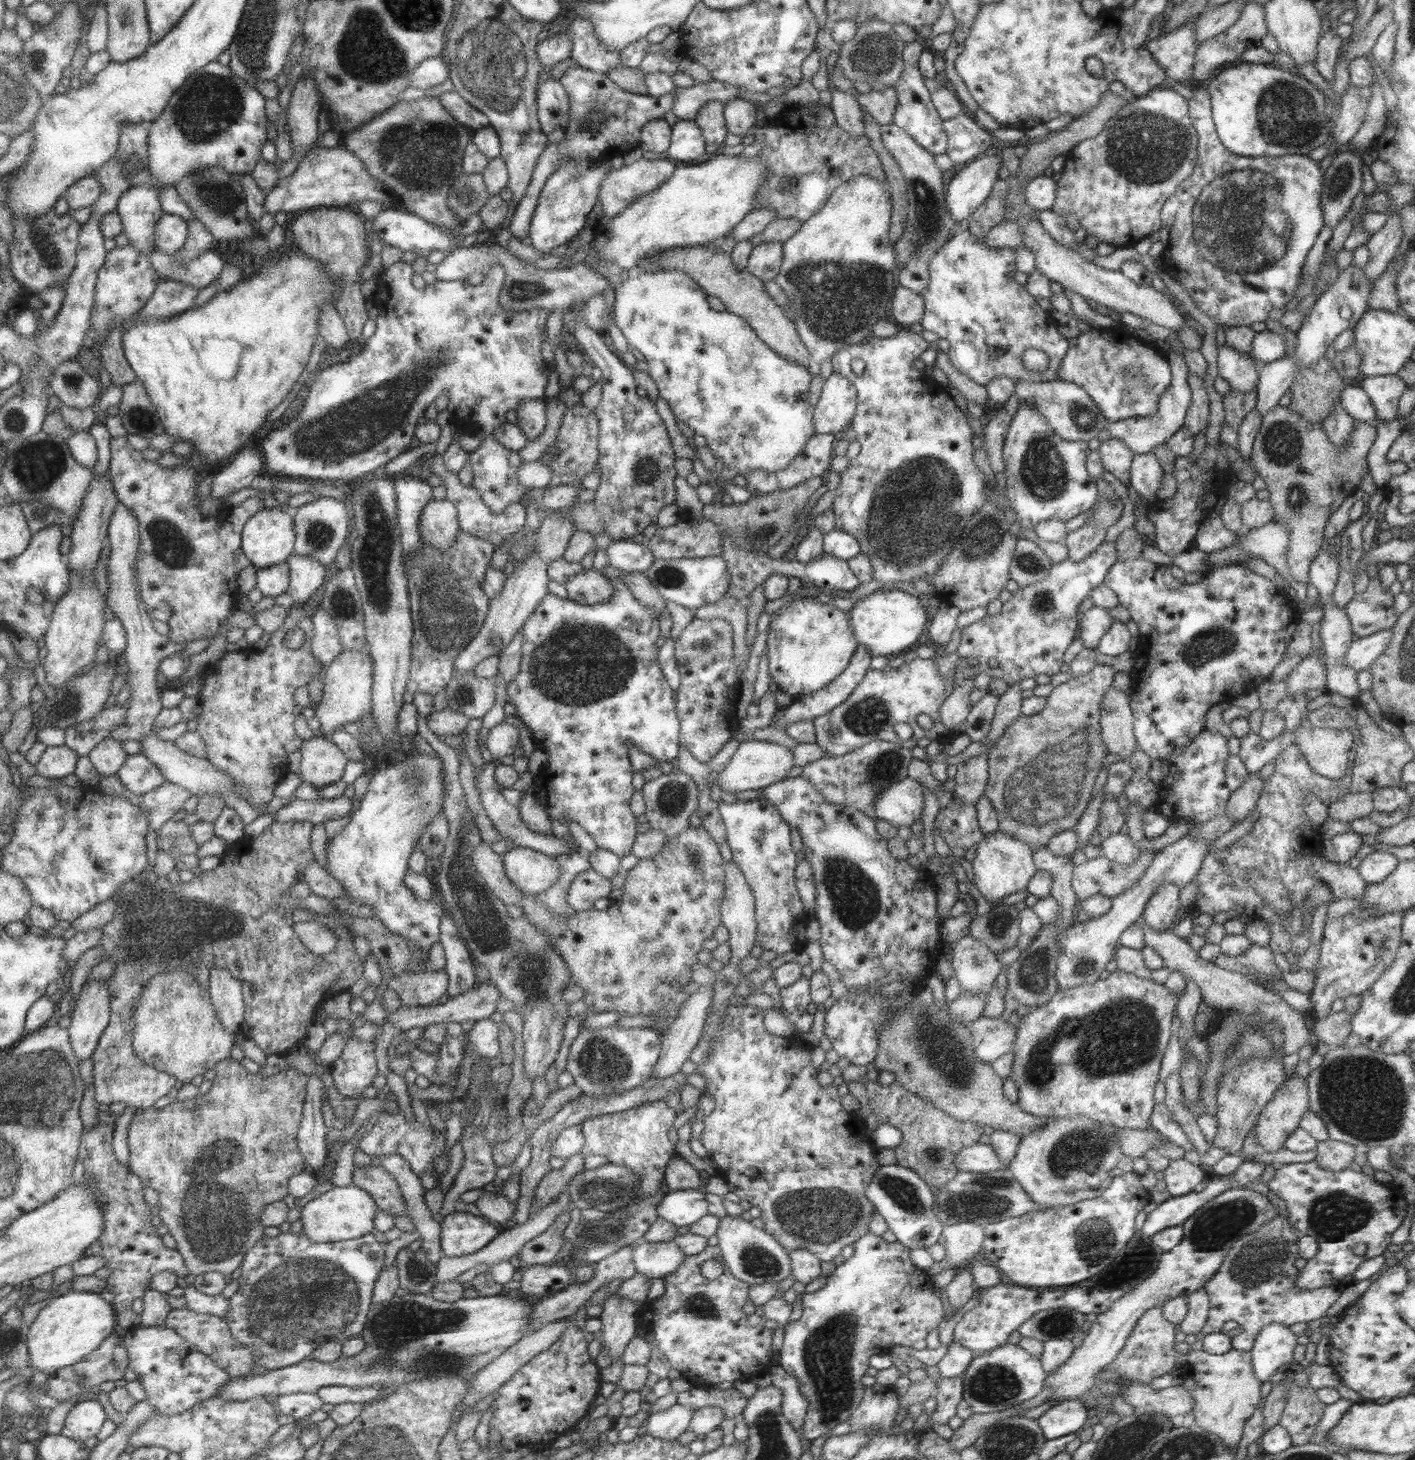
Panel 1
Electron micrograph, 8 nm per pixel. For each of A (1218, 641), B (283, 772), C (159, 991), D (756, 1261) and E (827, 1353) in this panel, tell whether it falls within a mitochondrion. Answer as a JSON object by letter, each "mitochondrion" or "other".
{"A":"mitochondrion","B":"other","C":"mitochondrion","D":"mitochondrion","E":"mitochondrion"}

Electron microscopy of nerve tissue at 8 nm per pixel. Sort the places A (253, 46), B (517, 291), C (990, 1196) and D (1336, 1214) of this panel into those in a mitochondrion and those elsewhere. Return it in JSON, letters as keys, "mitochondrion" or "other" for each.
{"A":"mitochondrion","B":"mitochondrion","C":"mitochondrion","D":"mitochondrion"}

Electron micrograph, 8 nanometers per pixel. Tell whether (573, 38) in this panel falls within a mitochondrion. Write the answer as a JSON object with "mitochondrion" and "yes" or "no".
{"mitochondrion":"no"}

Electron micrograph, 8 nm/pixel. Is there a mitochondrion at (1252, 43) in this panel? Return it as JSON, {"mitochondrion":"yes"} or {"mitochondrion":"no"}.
{"mitochondrion":"no"}

